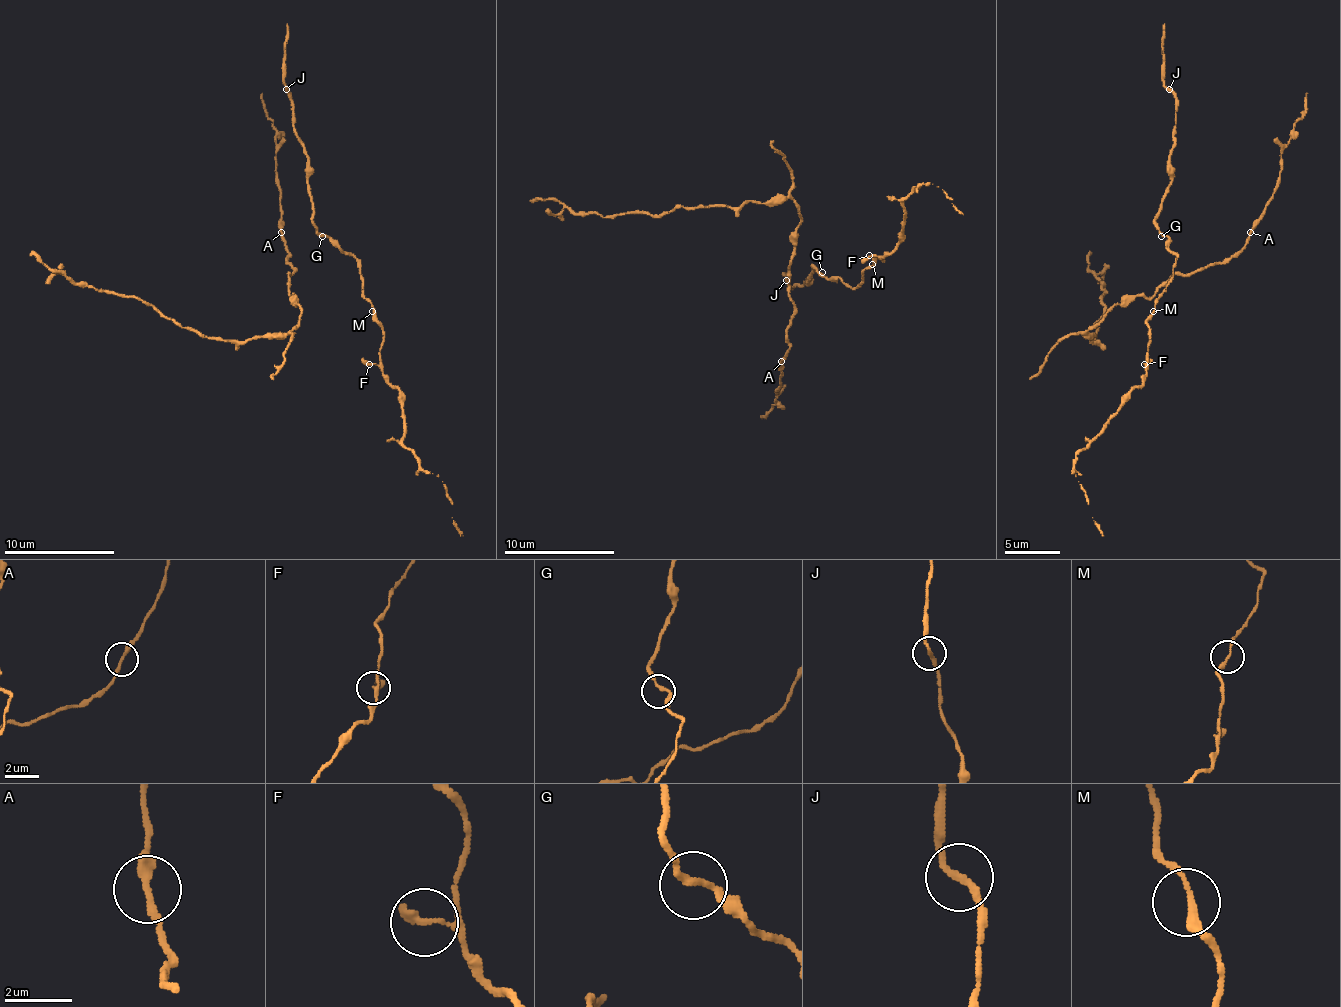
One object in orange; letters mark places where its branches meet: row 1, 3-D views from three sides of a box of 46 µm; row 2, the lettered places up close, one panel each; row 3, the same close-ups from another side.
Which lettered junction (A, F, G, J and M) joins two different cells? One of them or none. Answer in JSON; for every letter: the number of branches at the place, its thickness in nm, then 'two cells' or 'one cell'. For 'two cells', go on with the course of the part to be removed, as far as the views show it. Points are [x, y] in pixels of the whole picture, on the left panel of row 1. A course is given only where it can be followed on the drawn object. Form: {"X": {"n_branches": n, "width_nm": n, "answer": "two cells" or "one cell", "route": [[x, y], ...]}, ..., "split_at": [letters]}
{"A": {"n_branches": 2, "width_nm": 240, "answer": "one cell"}, "F": {"n_branches": 2, "width_nm": 200, "answer": "one cell"}, "G": {"n_branches": 2, "width_nm": 190, "answer": "one cell"}, "J": {"n_branches": 2, "width_nm": 200, "answer": "one cell"}, "M": {"n_branches": 2, "width_nm": 200, "answer": "one cell"}, "split_at": []}

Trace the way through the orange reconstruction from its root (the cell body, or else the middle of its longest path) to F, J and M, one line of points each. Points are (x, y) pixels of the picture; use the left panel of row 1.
F: (319, 236), (336, 242), (358, 264), (361, 292), (383, 331), (380, 361), (369, 364)
J: (319, 236), (314, 228), (314, 209), (308, 189), (308, 156), (294, 128), (294, 103), (286, 89)
M: (319, 236), (328, 236), (355, 259), (361, 275), (361, 292), (372, 306), (372, 311)

